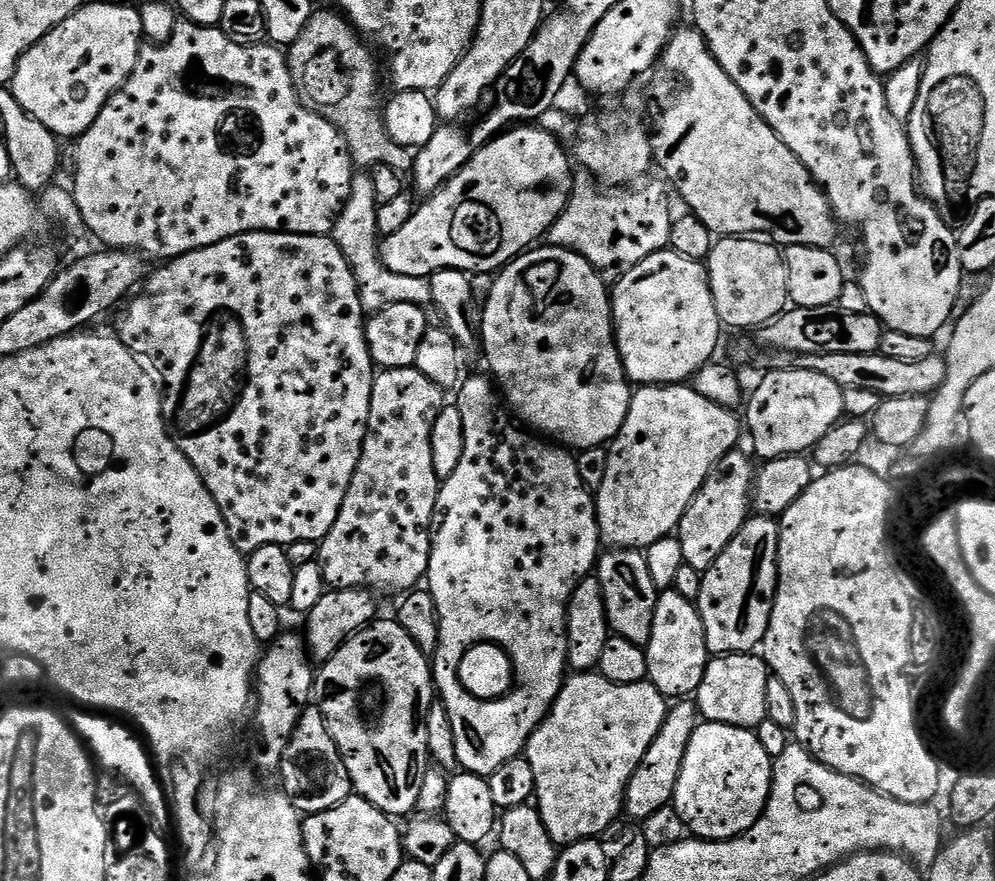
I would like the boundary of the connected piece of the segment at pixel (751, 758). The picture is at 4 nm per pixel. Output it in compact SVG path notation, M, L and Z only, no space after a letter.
M701 722L686 746L674 807L693 837L729 840L758 822L772 793L773 771L774 757L762 750L753 729Z

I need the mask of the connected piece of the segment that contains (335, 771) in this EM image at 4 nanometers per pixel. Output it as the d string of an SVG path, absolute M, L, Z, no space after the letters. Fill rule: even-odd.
M309 706L298 718L294 726L294 734L284 745L284 756L280 759L278 775L284 785L282 791L289 796L292 805L301 814L313 816L322 810L330 810L348 796L353 795L350 774L346 770L346 762L342 762L342 754L330 738L330 730L326 726L326 718L319 707Z

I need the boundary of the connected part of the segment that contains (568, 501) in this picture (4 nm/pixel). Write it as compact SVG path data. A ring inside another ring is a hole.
M469 375L459 385L458 391L455 393L457 396L454 400L454 407L462 414L462 434L466 434L466 446L462 446L462 458L459 460L454 474L450 474L450 478L443 480L440 485L440 497L436 503L434 517L432 553L428 563L426 590L434 598L434 606L438 606L438 618L440 619L438 646L434 659L431 661L432 678L435 691L438 693L439 703L446 706L446 714L450 714L450 726L454 726L454 746L458 750L458 762L463 771L487 778L494 774L494 770L498 770L498 766L502 766L502 762L510 762L510 758L521 755L527 749L528 739L532 737L536 727L548 717L552 704L558 698L568 668L568 603L580 581L595 569L598 557L602 552L602 541L600 527L596 521L596 501L593 493L582 482L582 474L578 474L576 456L567 447L556 442L549 442L521 427L510 415L506 401L498 391L497 385L487 375L485 375L486 377L471 376ZM482 643L496 644L504 649L515 672L515 683L512 690L496 700L483 700L474 697L463 688L463 684L459 680L459 666L462 663L463 655L474 645Z

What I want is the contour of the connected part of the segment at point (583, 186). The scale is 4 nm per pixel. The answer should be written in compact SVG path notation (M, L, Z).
M577 167L567 206L548 231L547 243L578 253L594 266L605 284L615 285L650 254L669 247L674 221L670 190L663 179L653 178L640 177L628 185L605 188L588 168Z

